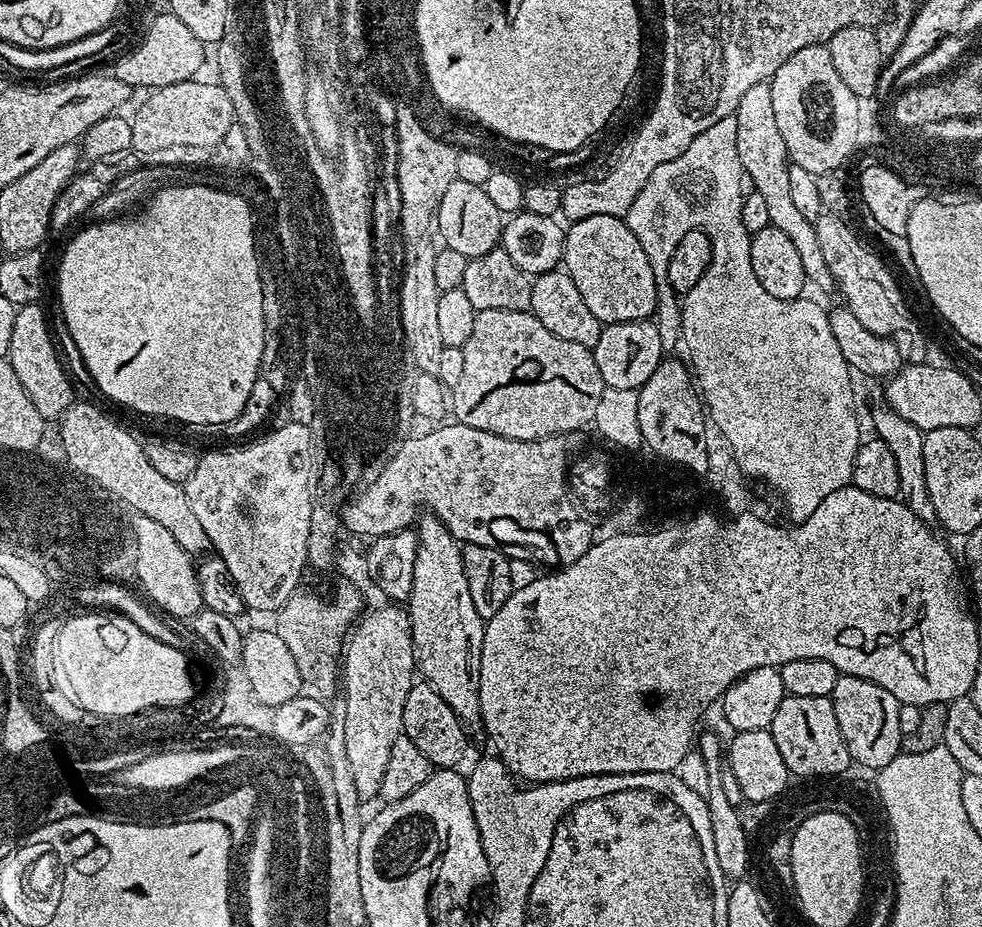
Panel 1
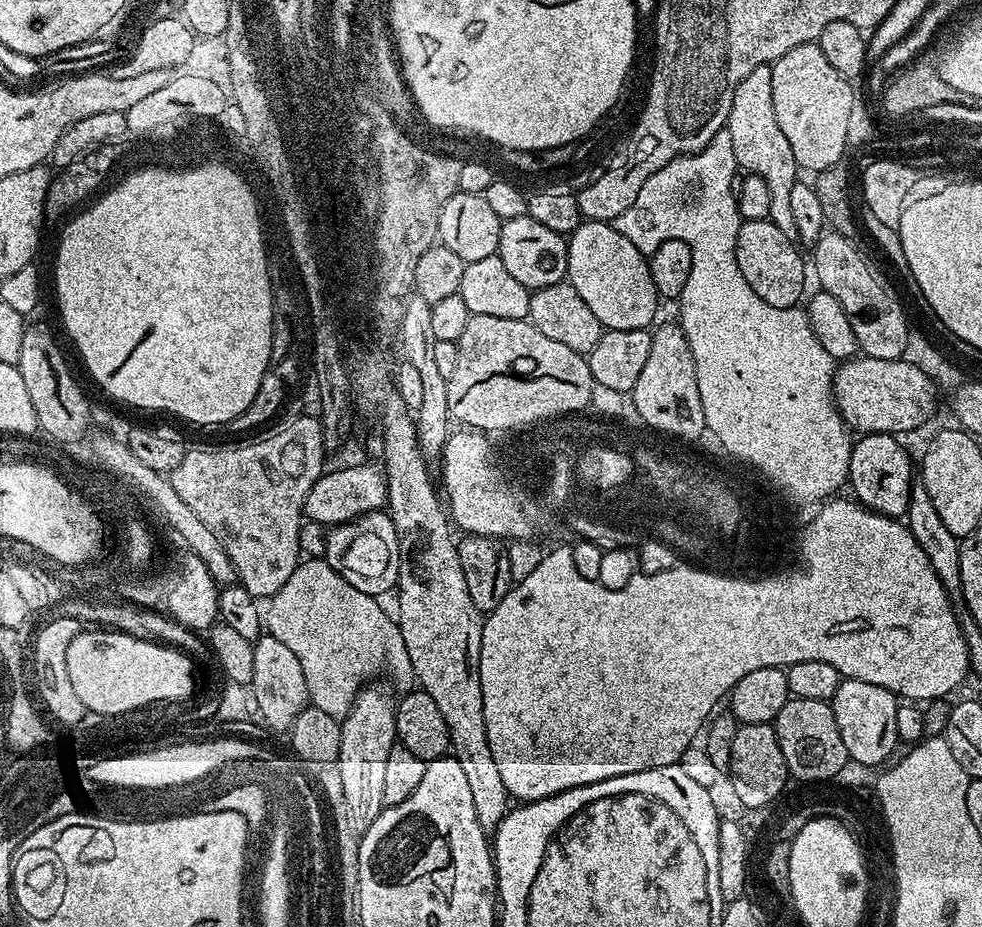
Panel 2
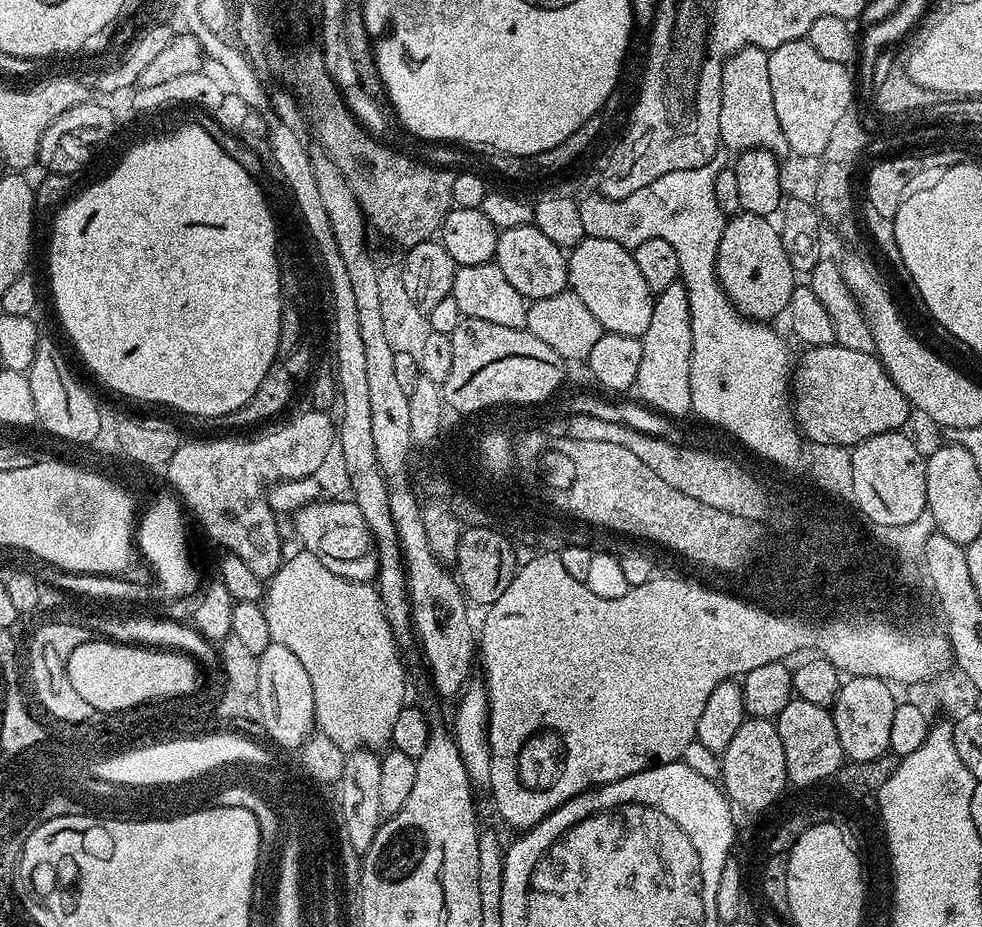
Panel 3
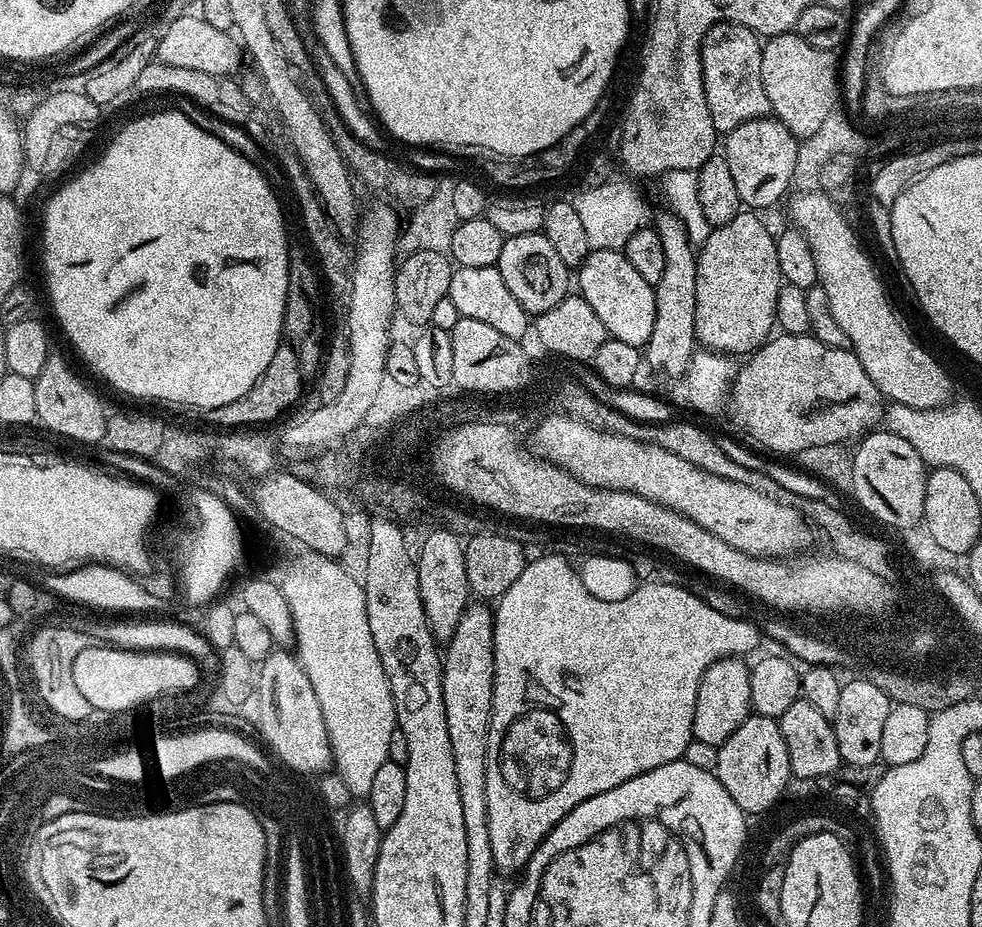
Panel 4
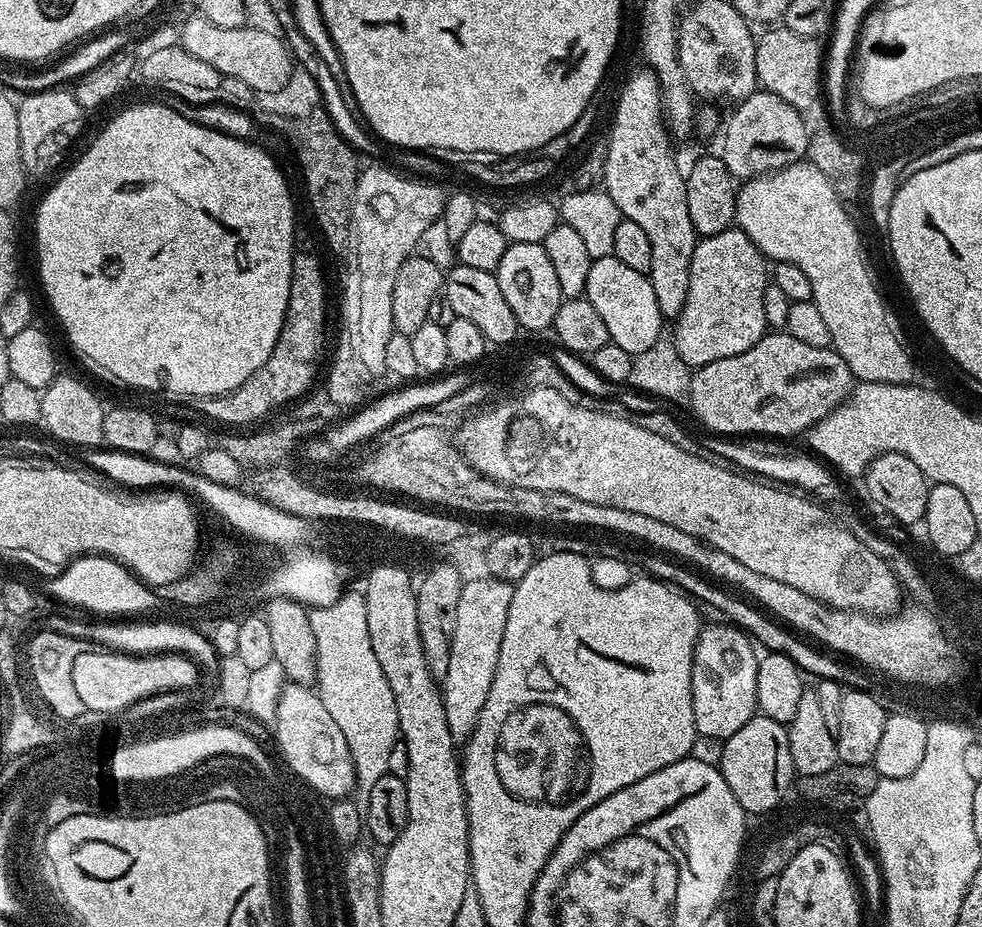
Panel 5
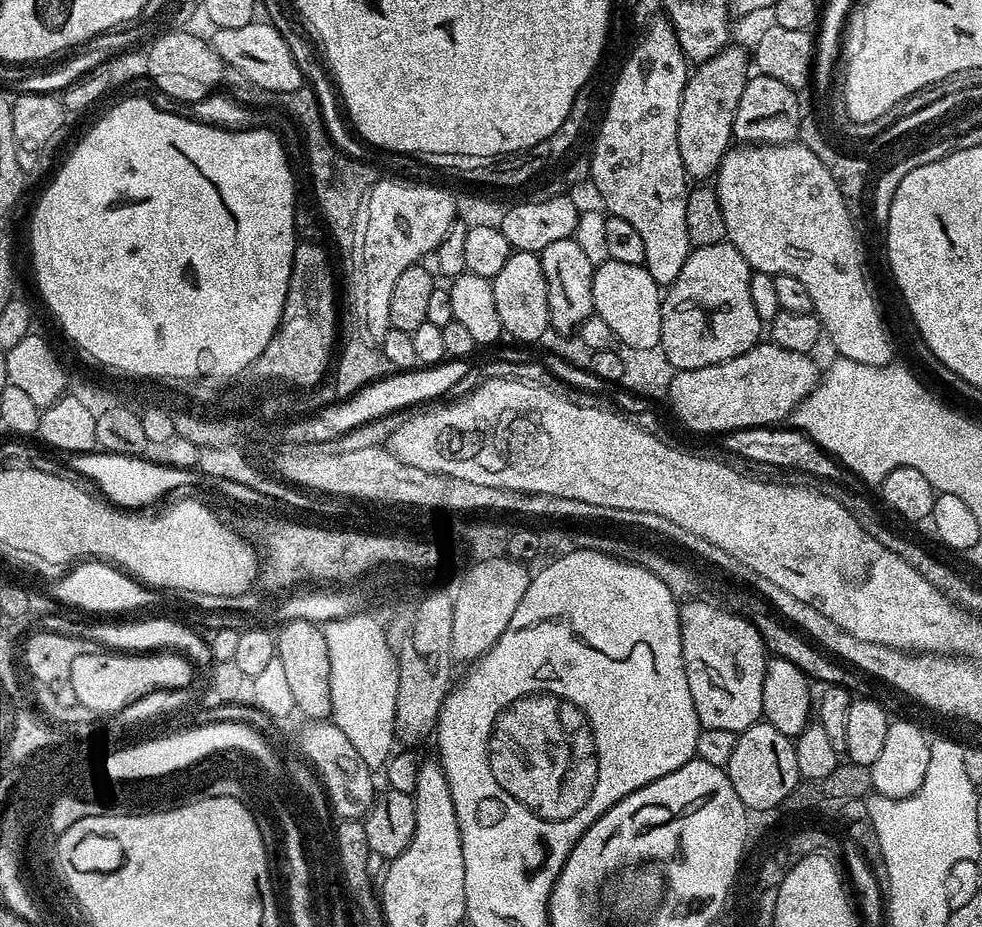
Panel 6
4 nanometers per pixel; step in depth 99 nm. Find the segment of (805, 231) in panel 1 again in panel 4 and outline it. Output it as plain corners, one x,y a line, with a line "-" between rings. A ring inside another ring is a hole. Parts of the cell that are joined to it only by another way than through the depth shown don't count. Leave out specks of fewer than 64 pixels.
716,24
707,32
700,44
700,57
704,97
706,104
710,106
710,122
714,122
717,133
727,134
730,130
742,126
742,122
757,120
771,113
772,107
762,86
762,40
756,33
741,24

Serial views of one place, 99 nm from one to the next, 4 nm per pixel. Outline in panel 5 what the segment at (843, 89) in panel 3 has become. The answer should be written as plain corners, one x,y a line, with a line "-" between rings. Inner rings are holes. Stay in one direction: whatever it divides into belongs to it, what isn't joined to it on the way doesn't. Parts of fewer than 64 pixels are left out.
783,26
765,28
768,29
764,33
759,33
754,54
757,85
765,92
778,94
778,98
790,102
790,106
807,110
822,96
825,49
821,41
802,38
802,34
794,34
794,30

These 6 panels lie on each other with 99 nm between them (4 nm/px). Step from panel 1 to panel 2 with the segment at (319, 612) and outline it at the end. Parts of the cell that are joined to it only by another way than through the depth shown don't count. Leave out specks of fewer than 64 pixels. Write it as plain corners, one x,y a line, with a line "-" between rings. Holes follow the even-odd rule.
322,558
300,562
285,585
267,601
267,635
278,638
302,662
312,706
343,718
367,676
385,668
400,684
413,679
400,625
384,613
380,603
377,597
354,590

